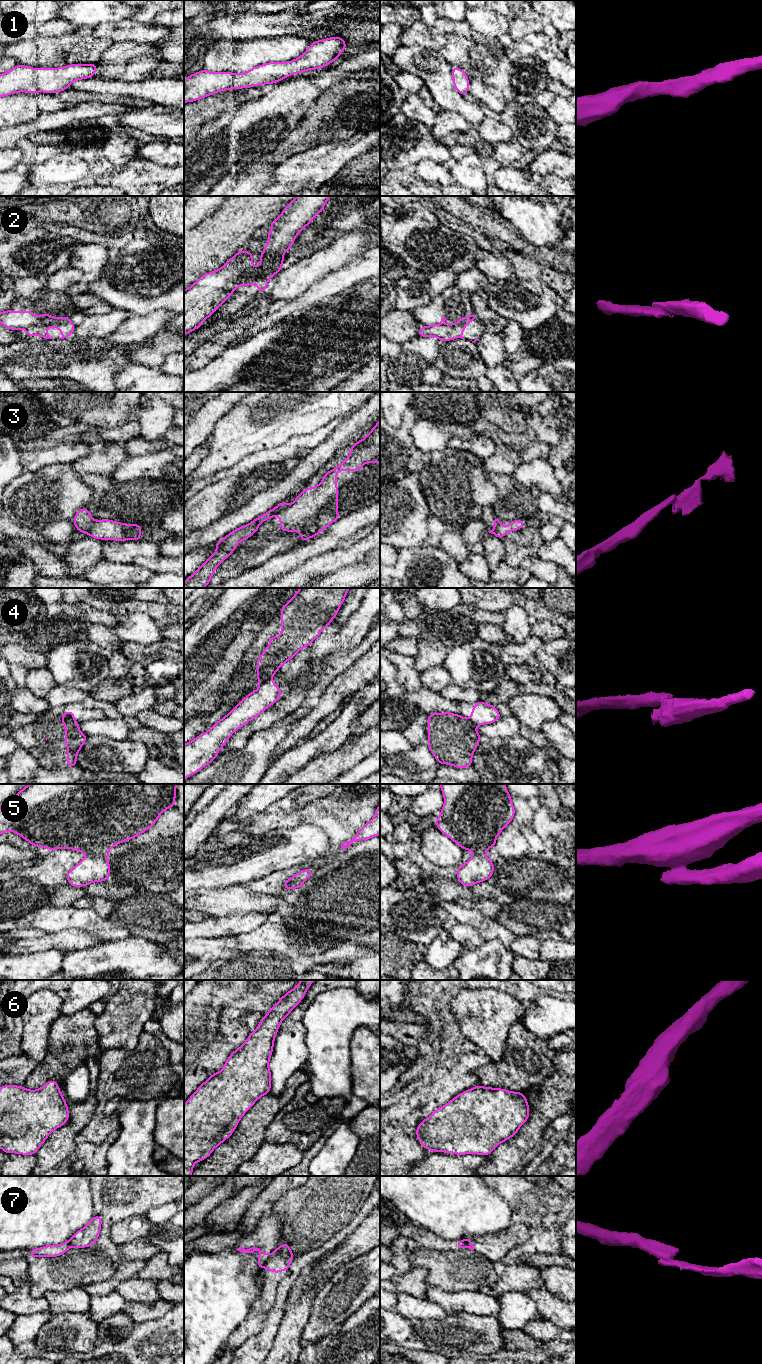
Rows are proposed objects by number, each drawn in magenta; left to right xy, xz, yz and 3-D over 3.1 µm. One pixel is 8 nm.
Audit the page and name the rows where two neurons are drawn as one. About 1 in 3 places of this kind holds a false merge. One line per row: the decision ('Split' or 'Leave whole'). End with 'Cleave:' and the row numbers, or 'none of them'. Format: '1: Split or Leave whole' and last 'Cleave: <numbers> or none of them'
1: Leave whole
2: Split
3: Split
4: Split
5: Split
6: Leave whole
7: Split
Cleave: 2, 3, 4, 5, 7

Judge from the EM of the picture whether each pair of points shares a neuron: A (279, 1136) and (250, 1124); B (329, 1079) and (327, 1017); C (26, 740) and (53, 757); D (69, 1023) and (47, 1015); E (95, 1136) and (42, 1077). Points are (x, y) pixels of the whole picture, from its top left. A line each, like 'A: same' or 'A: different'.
A: different
B: same
C: same
D: different
E: different

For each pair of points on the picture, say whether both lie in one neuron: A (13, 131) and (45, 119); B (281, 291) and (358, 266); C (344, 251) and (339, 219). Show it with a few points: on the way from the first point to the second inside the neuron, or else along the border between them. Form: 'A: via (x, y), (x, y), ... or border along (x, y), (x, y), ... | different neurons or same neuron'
A: via (21, 131), (37, 125) | same neuron
B: border along (325, 276), (317, 279), (304, 291) | different neurons
C: border along (361, 227), (345, 232), (321, 248) | different neurons

